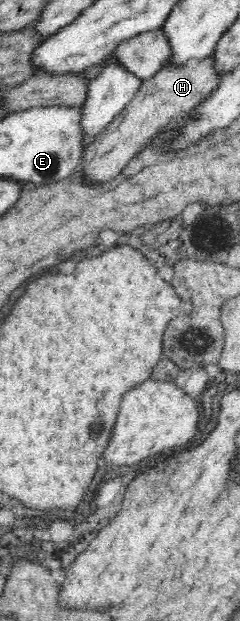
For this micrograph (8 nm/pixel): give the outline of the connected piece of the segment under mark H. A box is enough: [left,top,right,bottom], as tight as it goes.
[77,54,223,185]

